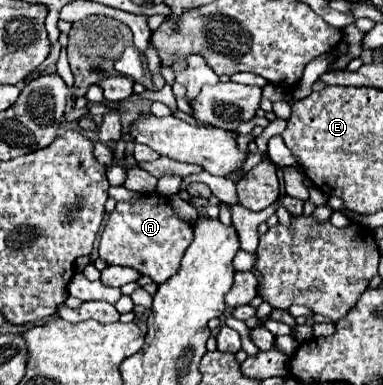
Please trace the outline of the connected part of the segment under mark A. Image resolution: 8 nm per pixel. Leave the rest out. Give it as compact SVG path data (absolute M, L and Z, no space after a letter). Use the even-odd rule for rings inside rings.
M142 196L134 202L116 204L108 216L106 228L100 238L100 258L106 264L132 266L144 276L150 276L156 284L162 284L178 271L186 246L192 242L192 226L184 224L168 206L164 196Z

